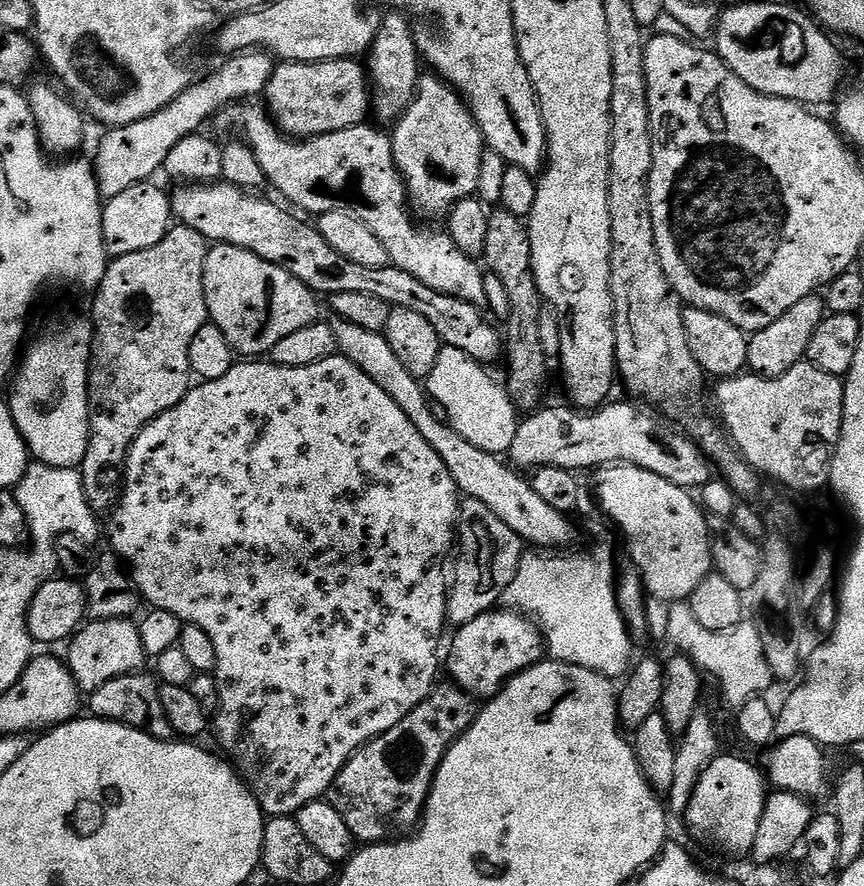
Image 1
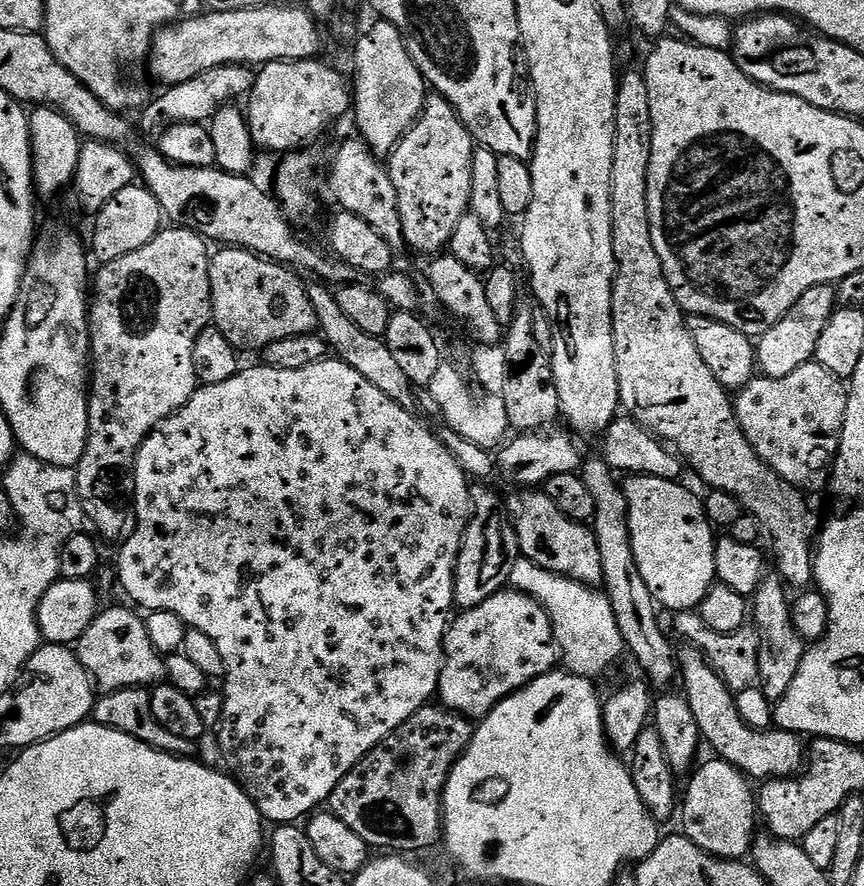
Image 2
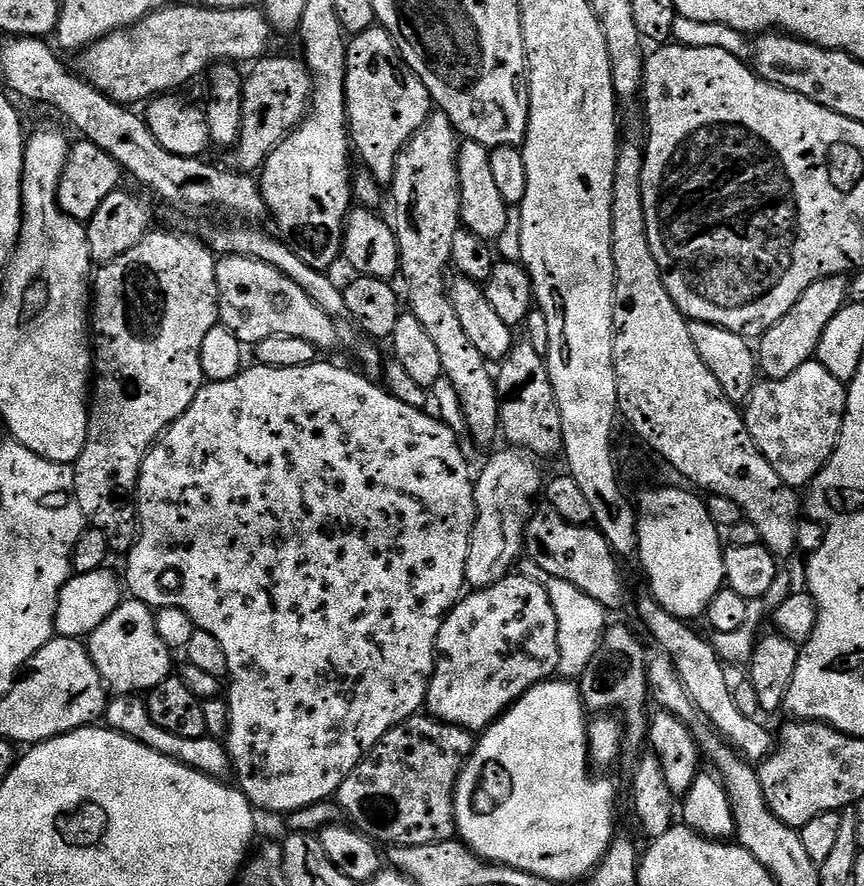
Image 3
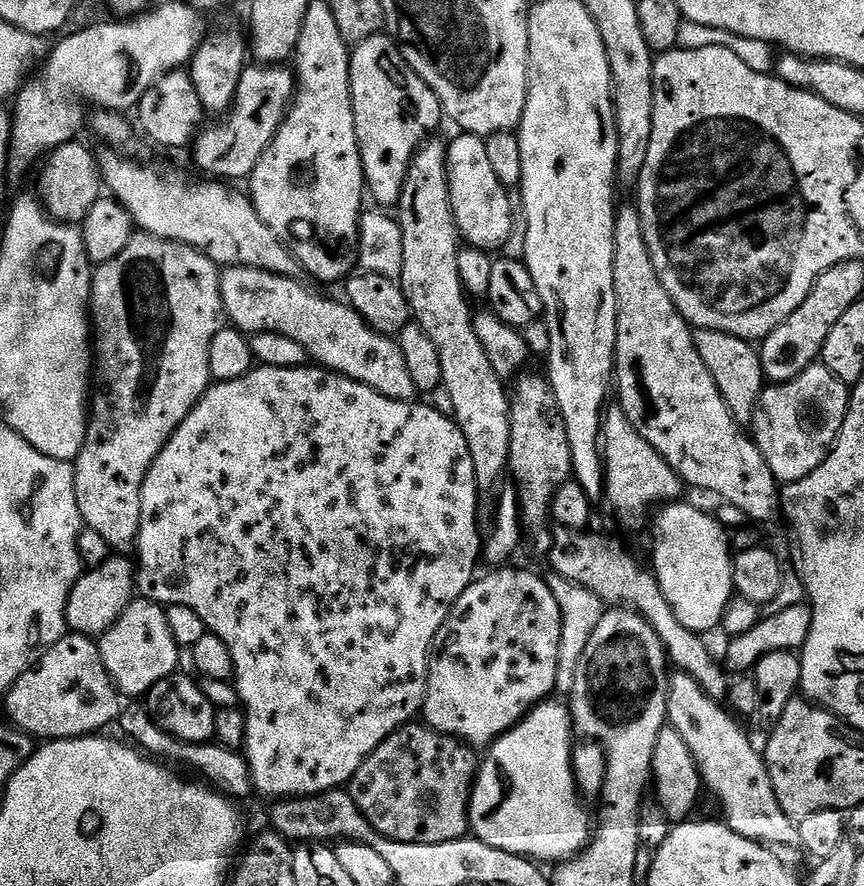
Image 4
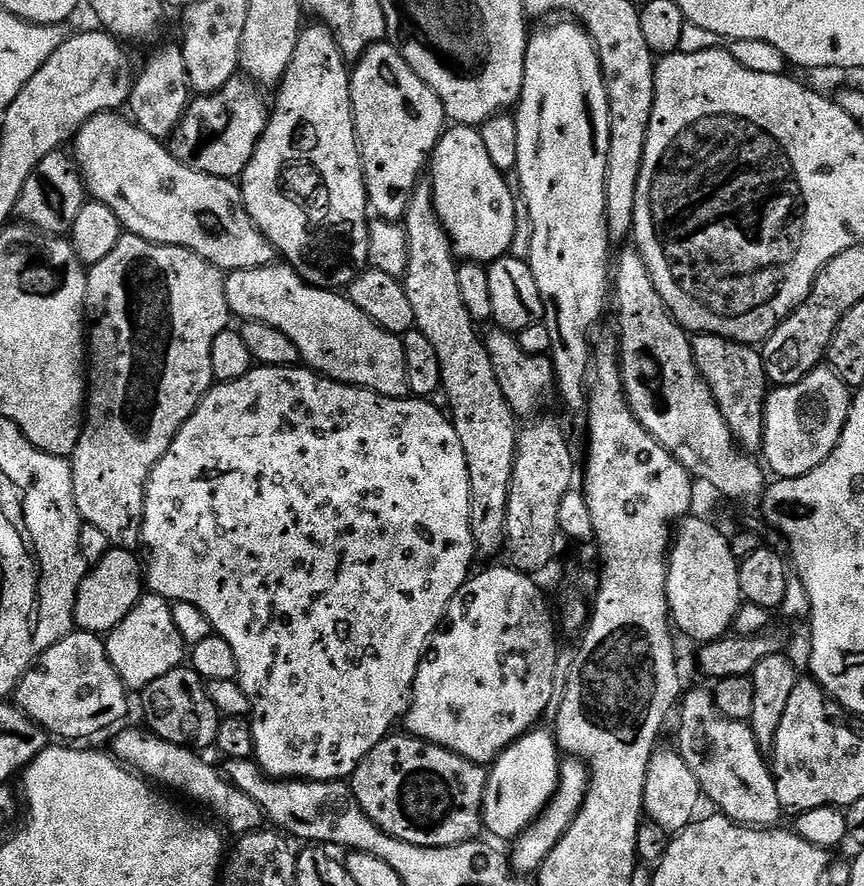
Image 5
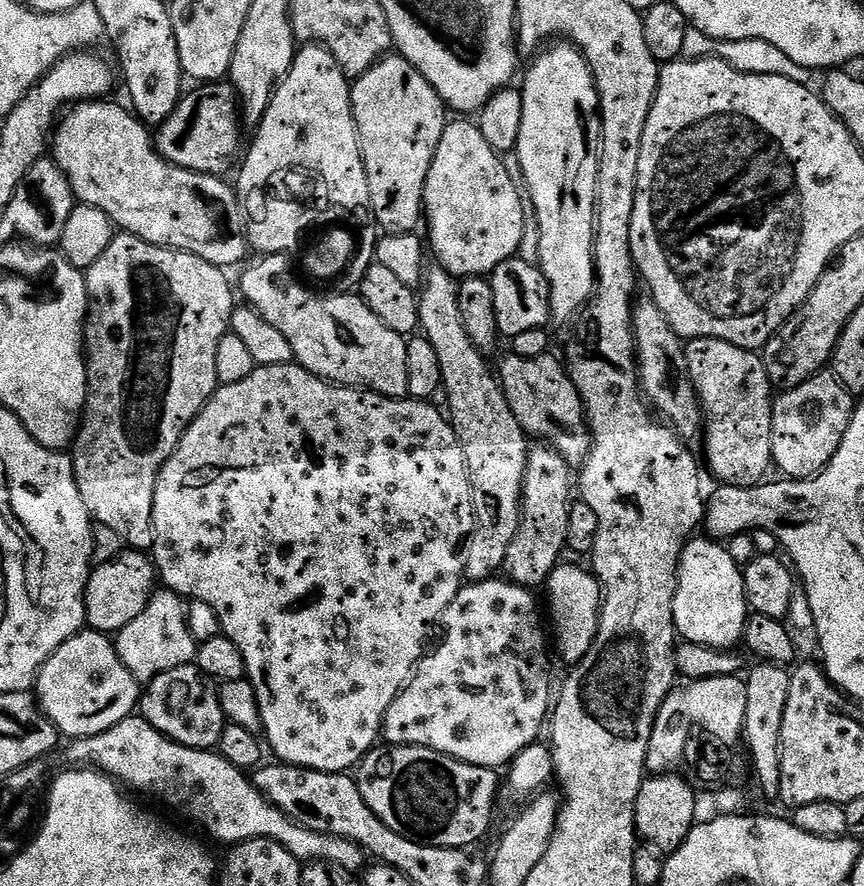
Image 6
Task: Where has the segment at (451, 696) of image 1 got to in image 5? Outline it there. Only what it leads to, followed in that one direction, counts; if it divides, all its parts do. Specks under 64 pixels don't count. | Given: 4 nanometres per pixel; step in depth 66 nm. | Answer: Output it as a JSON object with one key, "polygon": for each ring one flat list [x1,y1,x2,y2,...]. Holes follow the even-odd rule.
{"polygon":[[396,735,385,736,352,771,350,787,362,810,383,832,414,846,445,848,477,839,489,769,441,744]]}

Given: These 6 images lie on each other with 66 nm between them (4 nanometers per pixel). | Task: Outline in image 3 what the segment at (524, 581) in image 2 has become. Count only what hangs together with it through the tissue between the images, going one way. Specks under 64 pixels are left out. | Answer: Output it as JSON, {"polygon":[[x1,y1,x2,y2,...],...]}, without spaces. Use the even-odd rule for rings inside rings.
{"polygon":[[525,559,523,564,523,575,529,576,531,580,543,586,554,606,560,647,559,675,564,678,578,678,586,670,586,666,590,666,594,654,600,649,600,643,606,631,606,623,604,624,606,609,594,598,590,598,590,594,570,586,570,582,562,582,562,578,554,578,546,574,546,570,539,568,533,560]]}

